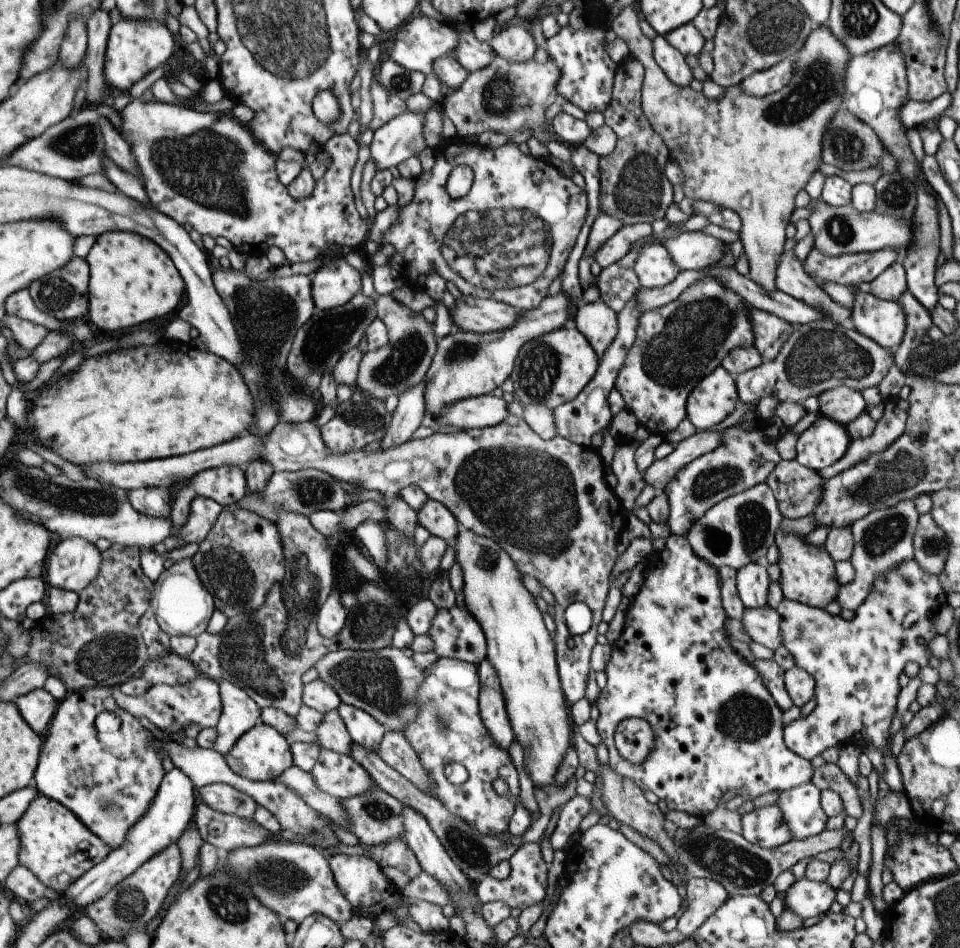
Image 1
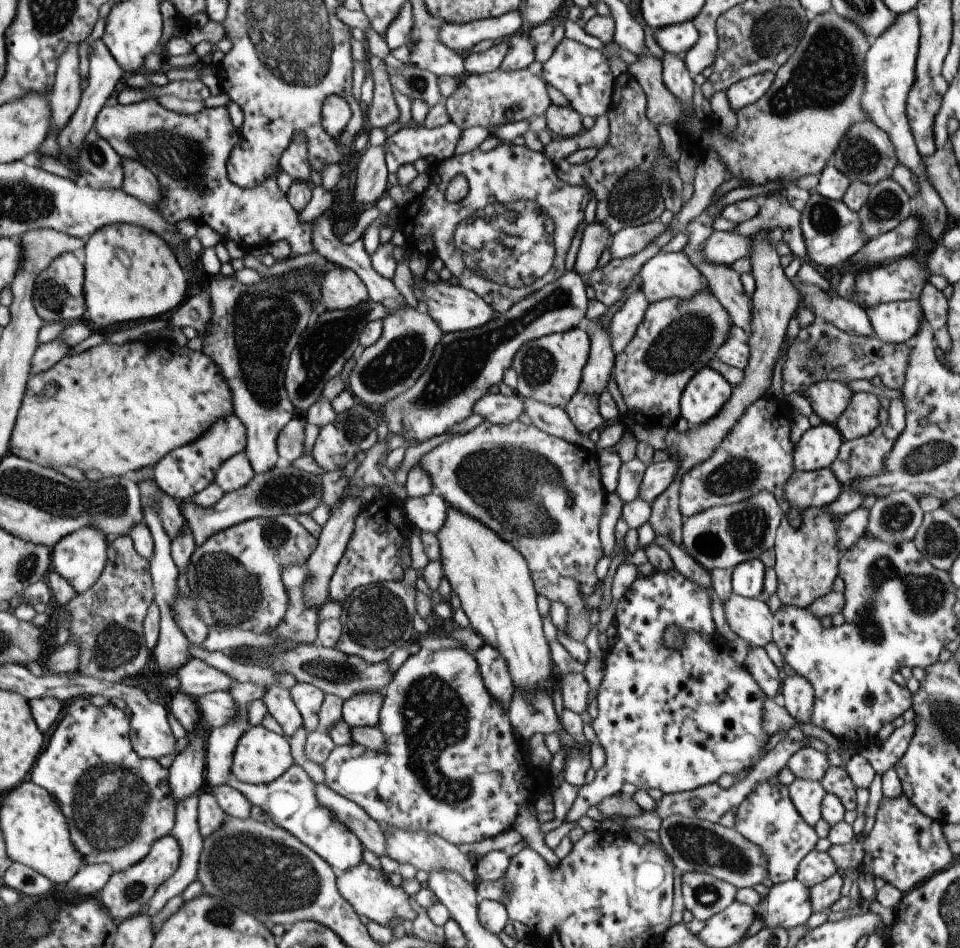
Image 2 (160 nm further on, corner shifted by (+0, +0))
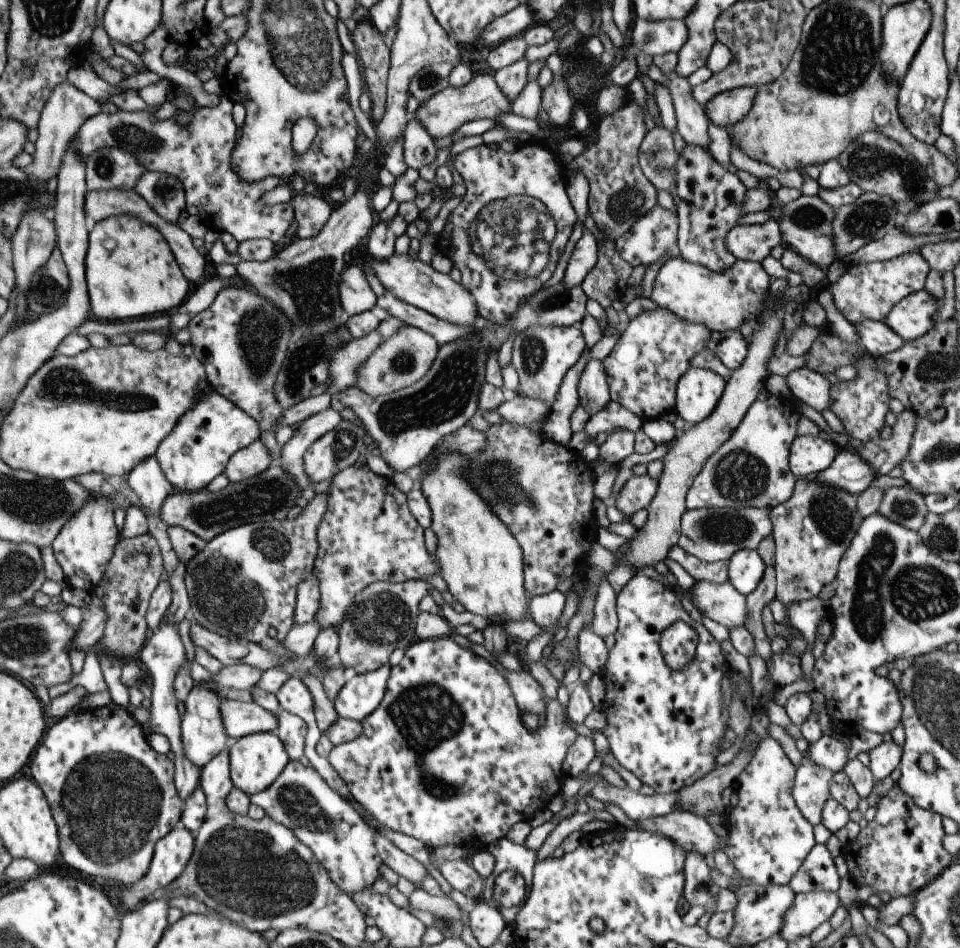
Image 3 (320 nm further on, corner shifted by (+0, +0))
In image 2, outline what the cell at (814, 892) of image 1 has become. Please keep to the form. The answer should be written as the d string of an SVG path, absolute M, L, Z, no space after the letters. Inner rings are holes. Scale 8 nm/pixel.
M794 878L772 884L767 894L760 897L753 910L755 916L764 919L765 927L781 927L787 931L793 926L806 924L812 913L808 888Z

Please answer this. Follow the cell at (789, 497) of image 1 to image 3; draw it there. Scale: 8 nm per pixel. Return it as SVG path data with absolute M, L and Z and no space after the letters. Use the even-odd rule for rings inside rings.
M841 448L831 464L813 477L852 495L858 495L871 486L876 476L879 476L876 470L873 470L854 450Z

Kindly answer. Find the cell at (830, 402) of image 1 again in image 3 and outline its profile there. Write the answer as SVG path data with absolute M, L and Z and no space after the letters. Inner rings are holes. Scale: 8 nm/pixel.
M800 367L784 377L793 399L799 400L816 411L829 406L830 383L818 372Z

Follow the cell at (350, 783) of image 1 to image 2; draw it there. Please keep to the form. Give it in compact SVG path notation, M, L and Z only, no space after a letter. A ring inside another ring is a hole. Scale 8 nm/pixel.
M420 648L413 655L409 655L403 664L392 674L392 679L384 690L382 705L376 727L384 737L384 751L365 748L357 743L334 746L327 758L322 762L325 785L343 798L354 802L362 808L369 818L375 822L384 823L389 827L403 829L409 832L424 831L437 835L449 844L471 844L485 839L492 839L512 828L513 820L517 816L517 810L524 803L531 804L528 789L533 785L527 775L527 766L530 758L527 751L519 745L519 740L514 737L514 732L508 719L507 709L496 701L485 688L475 659L465 649L441 649L435 652Z

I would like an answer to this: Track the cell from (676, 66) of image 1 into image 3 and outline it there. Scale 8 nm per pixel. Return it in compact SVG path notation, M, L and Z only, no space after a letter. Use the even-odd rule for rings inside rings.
M673 71L668 74L669 83L667 90L670 94L674 114L676 118L676 130L687 145L695 145L702 149L707 148L709 137L707 137L707 122L702 106L699 106L695 99L690 95L690 84L686 78L677 76Z

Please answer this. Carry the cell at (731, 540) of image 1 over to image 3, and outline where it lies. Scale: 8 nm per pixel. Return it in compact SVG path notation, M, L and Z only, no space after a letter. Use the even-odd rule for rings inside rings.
M705 507L685 509L680 518L680 533L676 544L688 555L704 563L725 561L740 548L755 549L758 542L769 535L771 523L768 517L769 508L756 509L745 507L730 509L727 507Z

